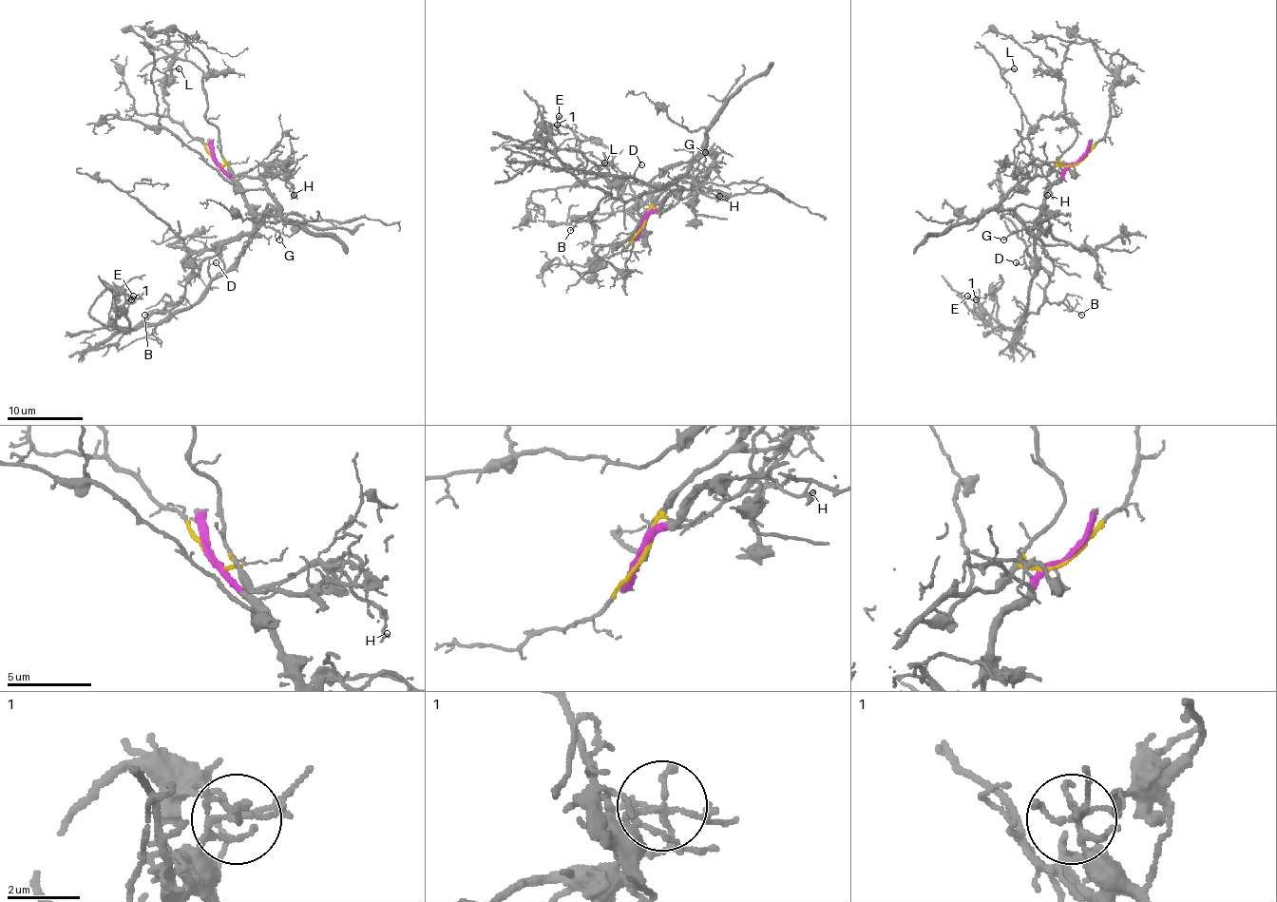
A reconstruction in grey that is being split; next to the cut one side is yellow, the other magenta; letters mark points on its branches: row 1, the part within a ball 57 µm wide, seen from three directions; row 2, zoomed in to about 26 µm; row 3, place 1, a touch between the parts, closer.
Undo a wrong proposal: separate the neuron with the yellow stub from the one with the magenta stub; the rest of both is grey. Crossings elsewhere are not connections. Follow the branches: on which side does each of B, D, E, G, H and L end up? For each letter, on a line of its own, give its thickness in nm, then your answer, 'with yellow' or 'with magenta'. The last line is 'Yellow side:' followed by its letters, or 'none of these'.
B: 90 nm thick; with yellow
D: 90 nm thick; with magenta
E: 180 nm thick; with magenta
G: 130 nm thick; with magenta
H: 180 nm thick; with magenta
L: 120 nm thick; with yellow
Yellow side: B, L

